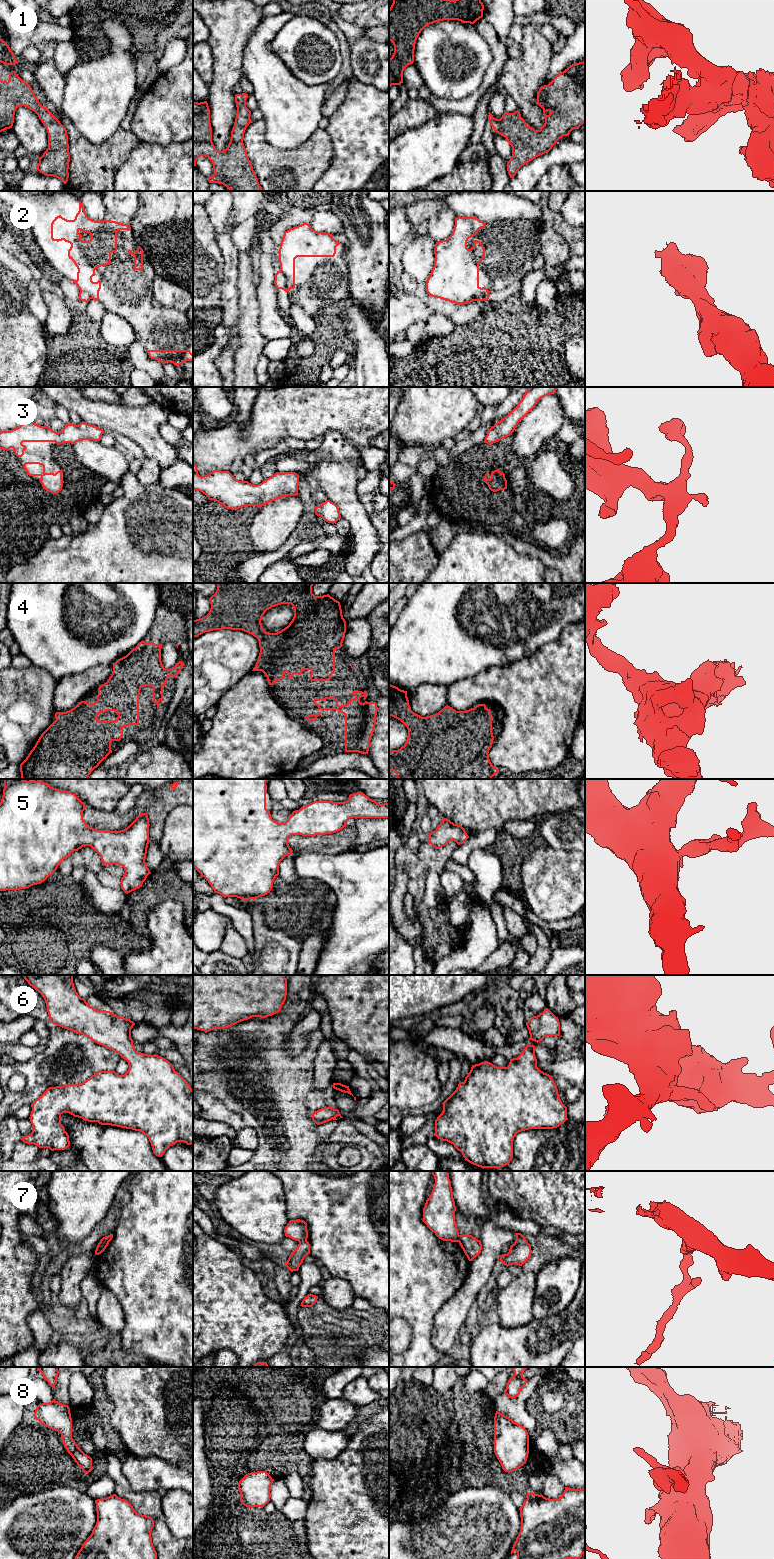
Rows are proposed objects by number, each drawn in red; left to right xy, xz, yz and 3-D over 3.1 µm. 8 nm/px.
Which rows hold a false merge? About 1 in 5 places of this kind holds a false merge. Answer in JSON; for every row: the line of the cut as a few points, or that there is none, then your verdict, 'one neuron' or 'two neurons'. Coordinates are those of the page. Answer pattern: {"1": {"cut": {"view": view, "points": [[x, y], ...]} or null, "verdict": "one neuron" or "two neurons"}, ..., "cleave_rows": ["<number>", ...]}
{"1": {"cut": null, "verdict": "one neuron"}, "2": {"cut": {"view": "xz", "points": [[280, 270], [285, 279], [285, 286], [288, 289]]}, "verdict": "two neurons"}, "3": {"cut": null, "verdict": "one neuron"}, "4": {"cut": null, "verdict": "one neuron"}, "5": {"cut": null, "verdict": "one neuron"}, "6": {"cut": null, "verdict": "one neuron"}, "7": {"cut": {"view": "xz", "points": [[306, 1239], [299, 1242]]}, "verdict": "two neurons"}, "8": {"cut": null, "verdict": "one neuron"}, "cleave_rows": ["2", "7"]}

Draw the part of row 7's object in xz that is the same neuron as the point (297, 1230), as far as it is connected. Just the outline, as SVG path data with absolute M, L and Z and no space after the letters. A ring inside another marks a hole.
M290 1220L284 1229L286 1237L302 1242L308 1238L307 1223L303 1220Z

